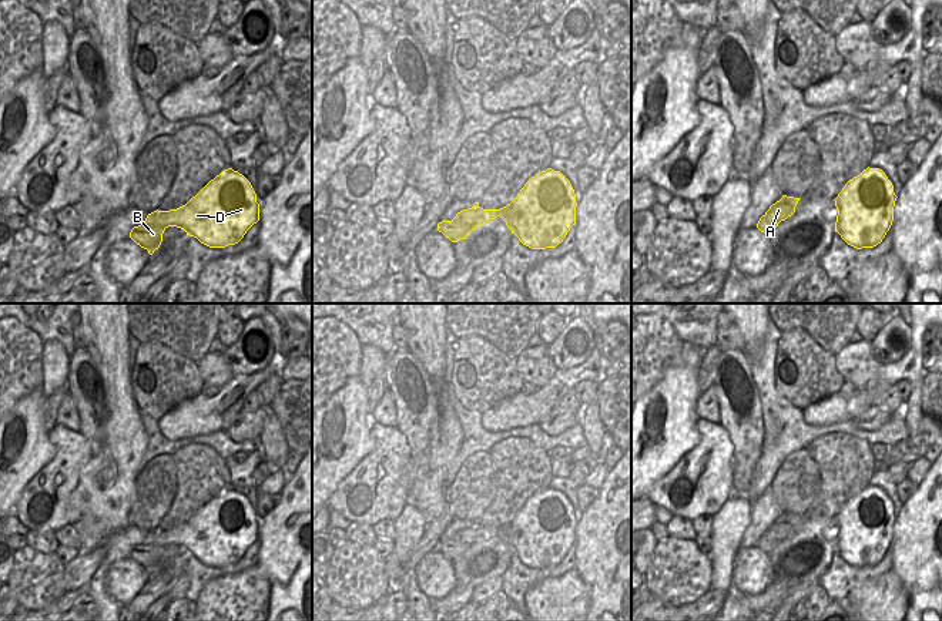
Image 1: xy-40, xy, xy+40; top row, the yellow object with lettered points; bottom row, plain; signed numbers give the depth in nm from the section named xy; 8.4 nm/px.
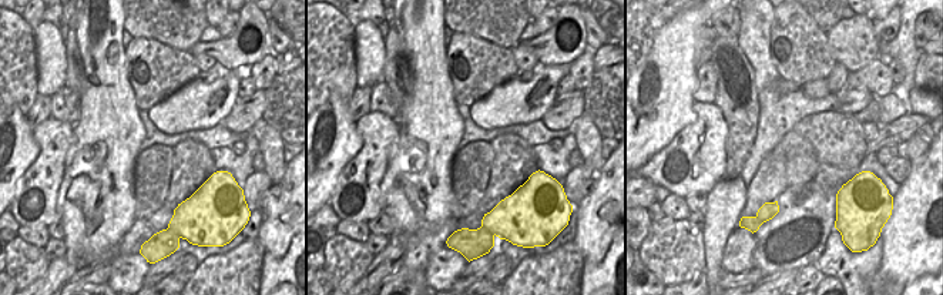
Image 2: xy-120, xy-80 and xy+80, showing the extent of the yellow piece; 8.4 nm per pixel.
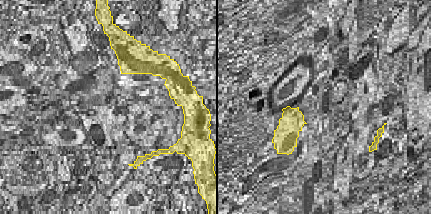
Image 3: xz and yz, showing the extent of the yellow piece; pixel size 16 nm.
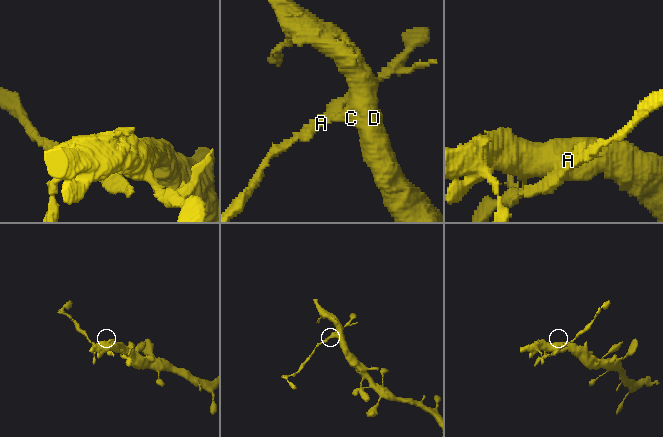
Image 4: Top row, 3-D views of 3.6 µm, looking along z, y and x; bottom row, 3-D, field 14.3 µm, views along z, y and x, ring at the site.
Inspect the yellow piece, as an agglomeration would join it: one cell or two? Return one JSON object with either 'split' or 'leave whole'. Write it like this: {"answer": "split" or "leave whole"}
{"answer": "split"}

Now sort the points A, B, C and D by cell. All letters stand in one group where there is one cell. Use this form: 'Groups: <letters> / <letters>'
Groups: A C D / B

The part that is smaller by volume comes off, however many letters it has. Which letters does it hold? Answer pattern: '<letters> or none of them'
B

